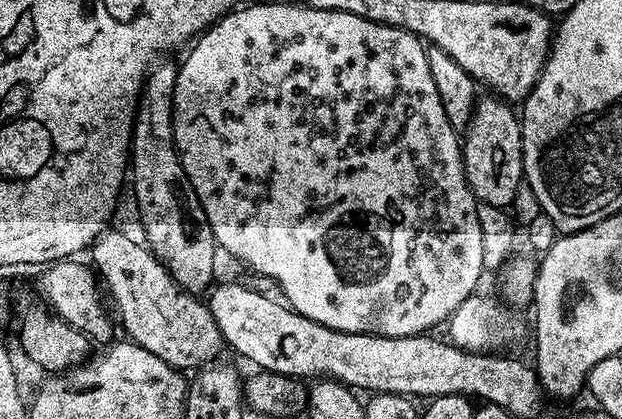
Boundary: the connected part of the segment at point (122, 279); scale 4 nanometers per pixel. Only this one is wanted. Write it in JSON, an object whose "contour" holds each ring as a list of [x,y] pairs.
{"contour":[[[106,230],[101,234],[96,243],[90,248],[92,260],[91,267],[97,277],[108,287],[108,296],[116,307],[115,319],[124,327],[123,335],[132,343],[150,350],[150,354],[158,354],[162,362],[166,362],[171,368],[181,370],[199,369],[201,366],[211,364],[217,359],[220,351],[226,348],[223,334],[220,333],[218,323],[214,315],[208,309],[207,303],[199,295],[190,293],[174,282],[174,278],[167,272],[158,257],[149,252],[147,247],[139,239],[131,240],[120,232]]]}

